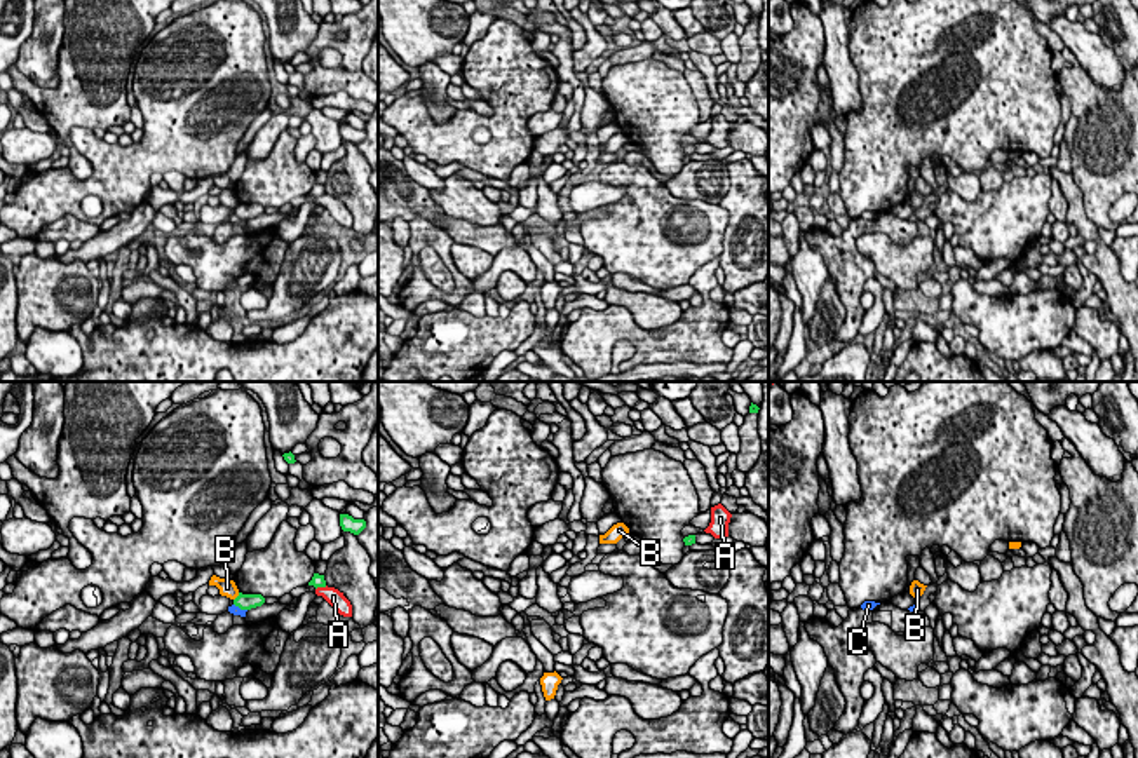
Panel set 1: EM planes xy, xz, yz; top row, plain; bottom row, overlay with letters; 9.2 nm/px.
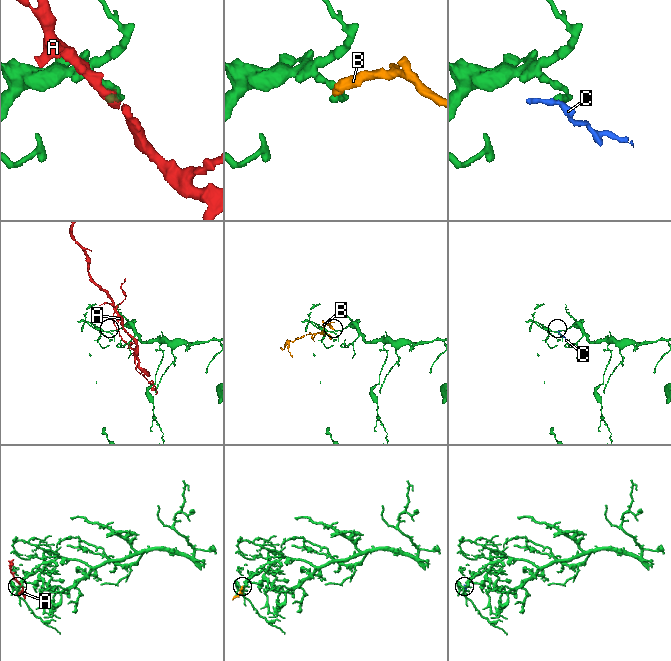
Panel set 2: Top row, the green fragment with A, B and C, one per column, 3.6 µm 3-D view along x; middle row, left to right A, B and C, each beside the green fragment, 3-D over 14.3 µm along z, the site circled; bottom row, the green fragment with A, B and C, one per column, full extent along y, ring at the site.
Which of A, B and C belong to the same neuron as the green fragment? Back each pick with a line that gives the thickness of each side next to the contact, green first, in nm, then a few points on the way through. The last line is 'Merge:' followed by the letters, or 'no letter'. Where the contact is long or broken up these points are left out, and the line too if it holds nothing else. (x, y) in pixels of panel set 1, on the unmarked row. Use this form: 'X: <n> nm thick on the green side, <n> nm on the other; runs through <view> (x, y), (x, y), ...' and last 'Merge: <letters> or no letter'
Merge: no letter

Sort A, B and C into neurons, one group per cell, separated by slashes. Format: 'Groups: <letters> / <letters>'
Groups: A / B / C

